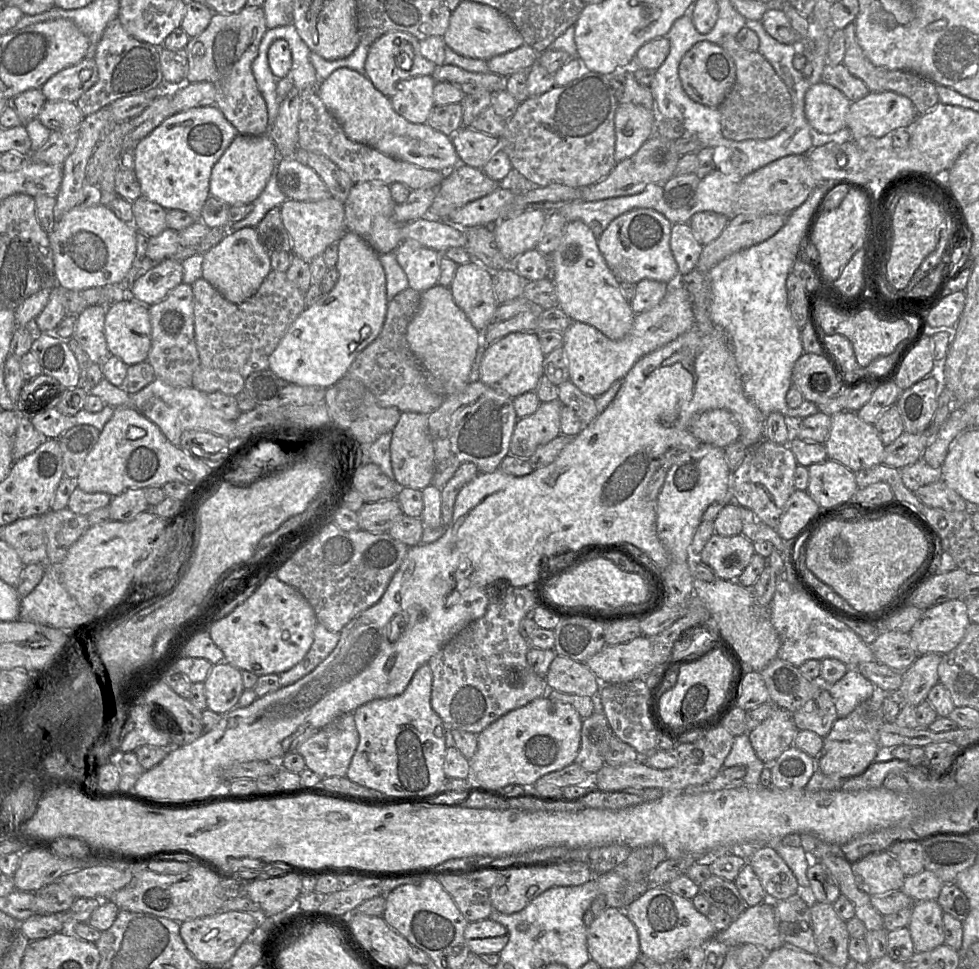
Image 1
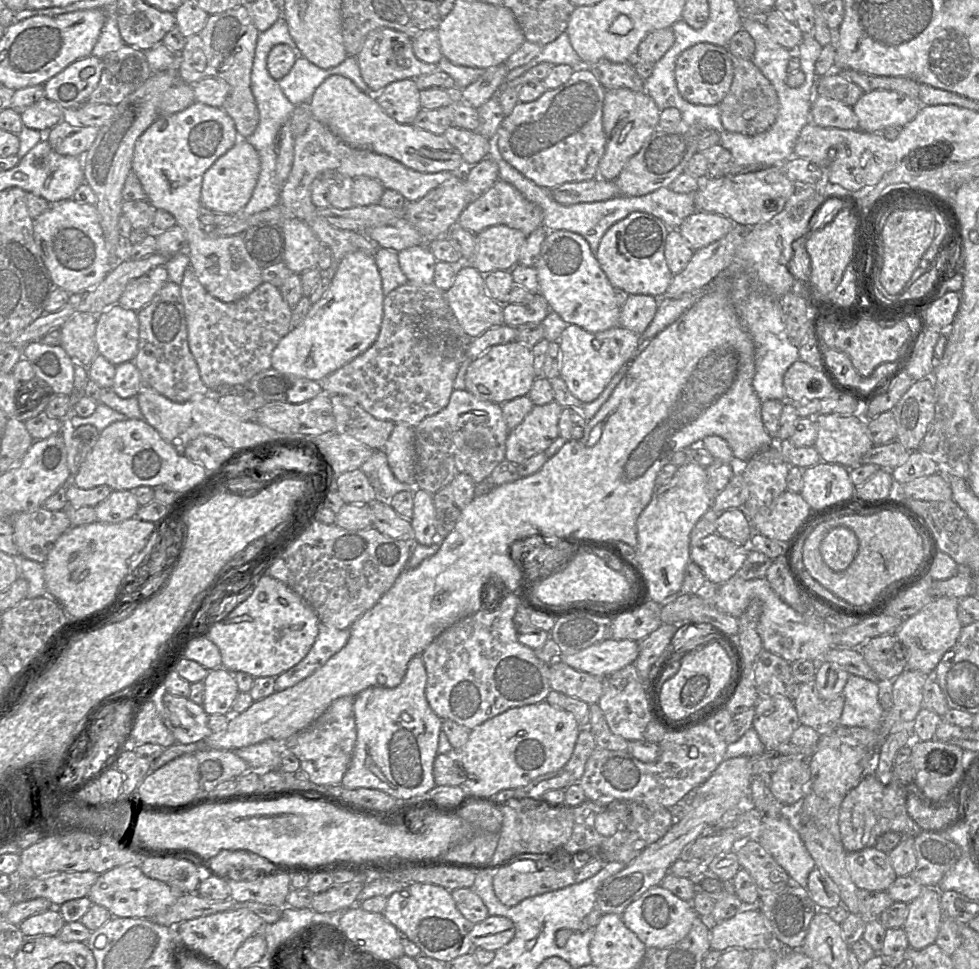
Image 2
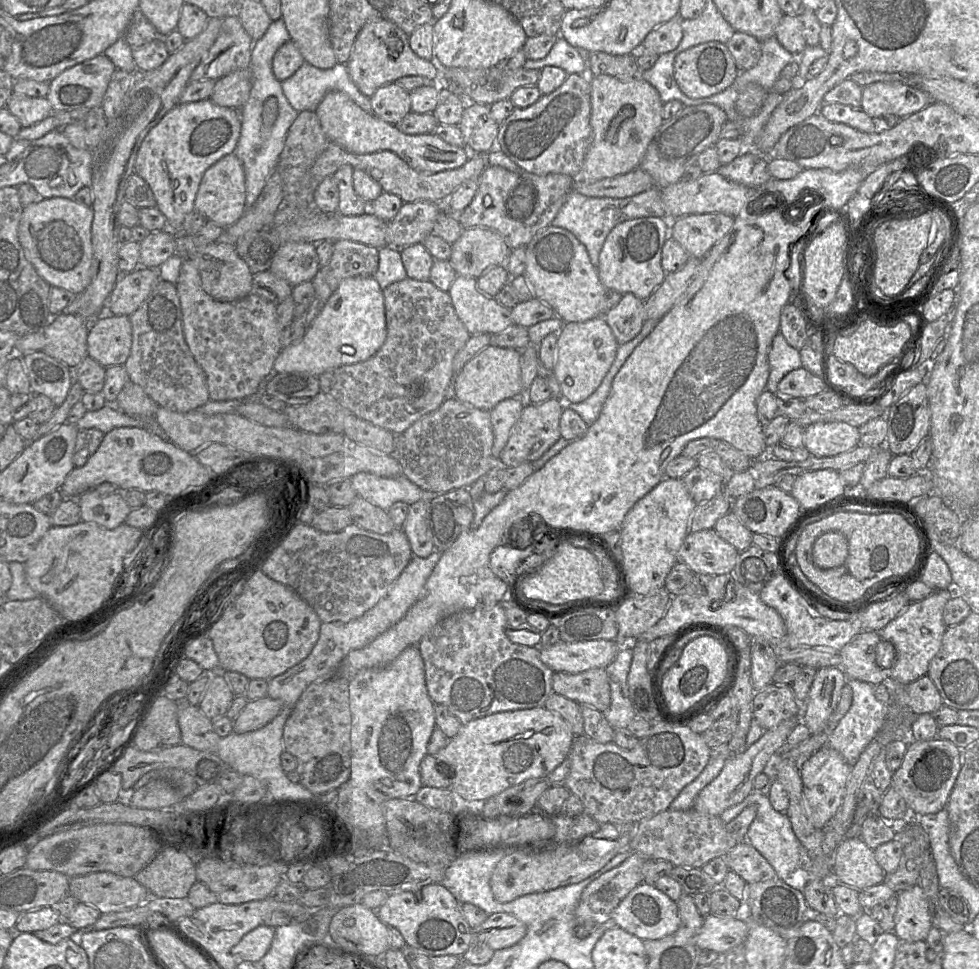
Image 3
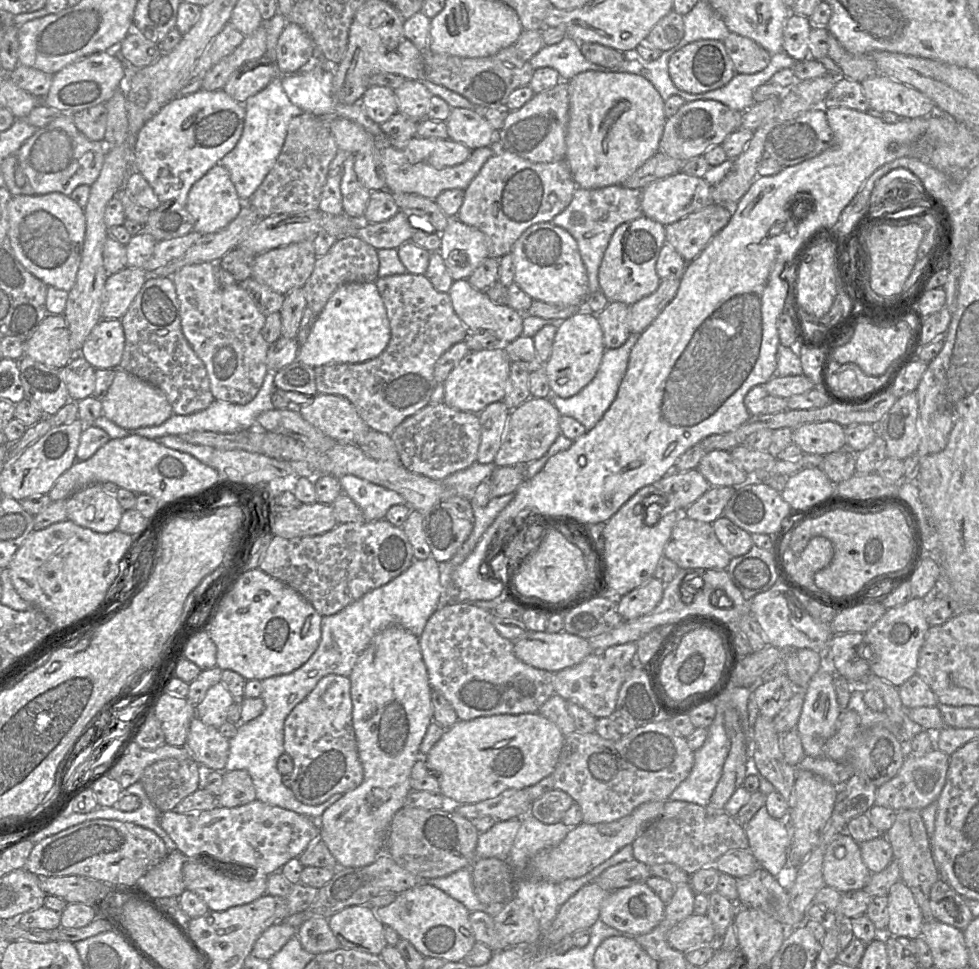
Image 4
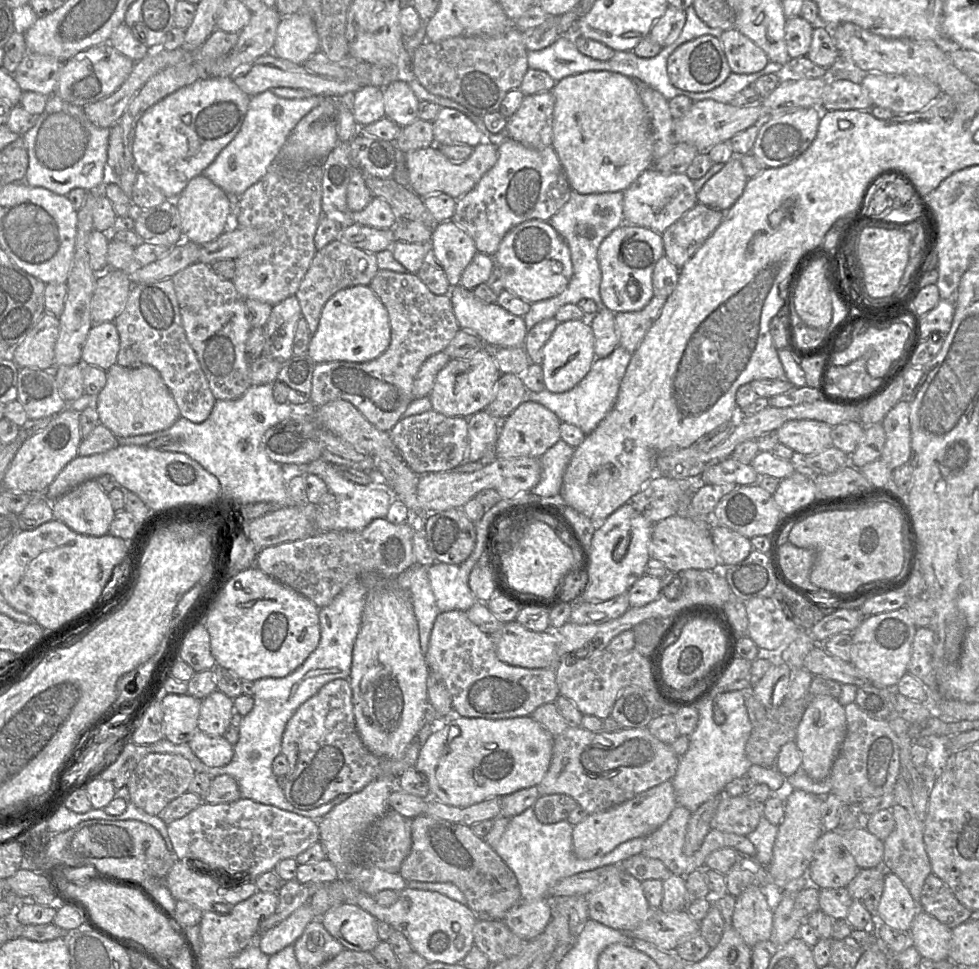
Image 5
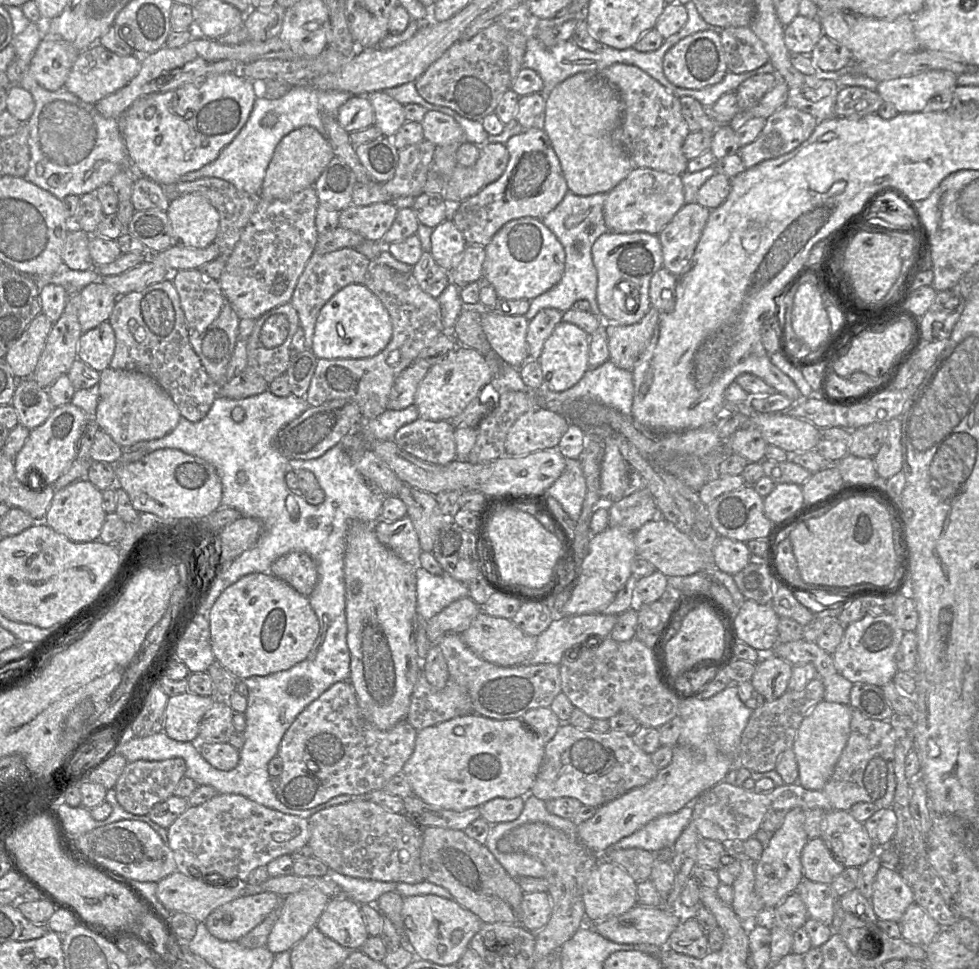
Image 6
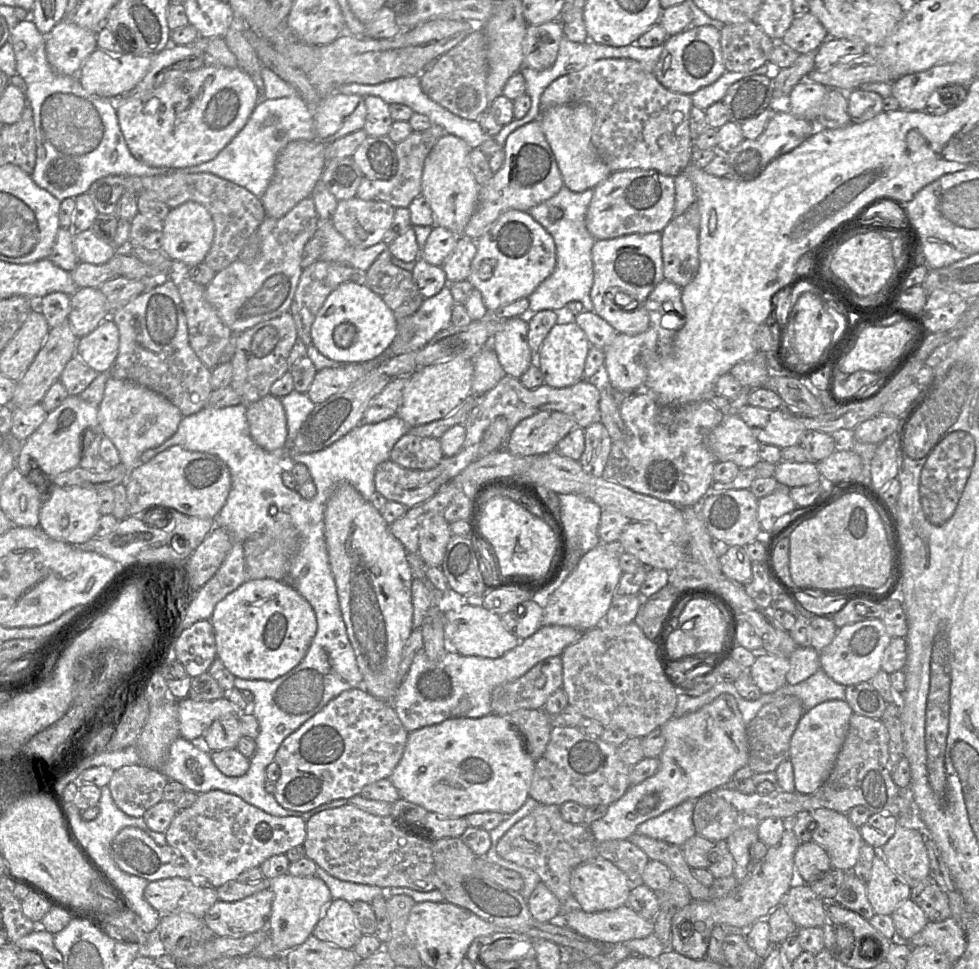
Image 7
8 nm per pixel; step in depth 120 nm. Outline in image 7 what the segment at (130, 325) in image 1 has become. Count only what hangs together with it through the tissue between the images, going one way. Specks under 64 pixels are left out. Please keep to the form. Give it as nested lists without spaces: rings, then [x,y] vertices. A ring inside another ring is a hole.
[[[108,317],[88,335],[78,339],[75,356],[98,374],[108,373],[119,349],[119,332]]]

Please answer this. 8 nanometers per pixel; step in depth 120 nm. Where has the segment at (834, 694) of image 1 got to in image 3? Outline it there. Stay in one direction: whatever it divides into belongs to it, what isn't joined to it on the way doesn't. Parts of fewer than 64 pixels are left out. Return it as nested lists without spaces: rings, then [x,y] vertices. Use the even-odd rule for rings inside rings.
[[[855,679],[847,680],[852,689],[851,706],[837,725],[834,728],[830,728],[831,732],[826,742],[826,747],[837,750],[843,759],[852,767],[858,761],[865,747],[882,728],[888,714],[888,705],[876,699],[872,684]]]

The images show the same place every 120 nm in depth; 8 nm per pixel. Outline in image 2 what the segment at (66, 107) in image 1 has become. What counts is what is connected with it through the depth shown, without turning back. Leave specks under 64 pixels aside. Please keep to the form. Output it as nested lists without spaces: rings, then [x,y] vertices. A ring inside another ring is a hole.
[[[42,98],[20,112],[20,117],[25,127],[47,132],[66,119],[66,111],[55,101]]]

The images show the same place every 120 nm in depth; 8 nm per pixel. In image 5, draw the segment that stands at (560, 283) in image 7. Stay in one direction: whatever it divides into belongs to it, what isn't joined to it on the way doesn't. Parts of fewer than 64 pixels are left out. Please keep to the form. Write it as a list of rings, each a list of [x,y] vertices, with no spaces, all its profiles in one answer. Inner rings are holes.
[[[572,191],[567,203],[549,220],[570,249],[573,275],[563,292],[531,304],[530,310],[523,316],[528,330],[545,319],[555,317],[558,309],[563,305],[577,304],[582,299],[592,299],[599,309],[605,307],[600,294],[602,273],[598,249],[613,230],[625,223],[623,205],[623,192],[580,194]]]

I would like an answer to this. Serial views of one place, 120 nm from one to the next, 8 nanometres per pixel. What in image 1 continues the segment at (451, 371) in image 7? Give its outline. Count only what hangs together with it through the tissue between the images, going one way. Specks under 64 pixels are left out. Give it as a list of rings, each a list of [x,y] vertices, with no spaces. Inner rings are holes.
[[[514,332],[486,345],[480,363],[480,381],[512,398],[535,391],[544,376],[545,355],[538,332]]]

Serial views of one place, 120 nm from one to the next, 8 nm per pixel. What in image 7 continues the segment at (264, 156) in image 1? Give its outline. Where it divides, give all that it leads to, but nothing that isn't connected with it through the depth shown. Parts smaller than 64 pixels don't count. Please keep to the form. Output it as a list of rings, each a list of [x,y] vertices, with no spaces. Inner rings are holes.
[[[187,201],[170,209],[163,220],[163,242],[161,251],[177,263],[176,273],[203,263],[214,239],[214,222],[209,211],[201,204]]]

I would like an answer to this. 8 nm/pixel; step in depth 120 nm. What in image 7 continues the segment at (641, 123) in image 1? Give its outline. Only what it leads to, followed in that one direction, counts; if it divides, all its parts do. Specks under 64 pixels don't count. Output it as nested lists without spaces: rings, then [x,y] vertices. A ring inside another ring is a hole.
[[[588,105],[554,106],[542,111],[539,122],[555,156],[564,186],[570,191],[581,193],[588,189],[594,189],[611,175],[611,170],[601,160],[592,142],[595,118]]]

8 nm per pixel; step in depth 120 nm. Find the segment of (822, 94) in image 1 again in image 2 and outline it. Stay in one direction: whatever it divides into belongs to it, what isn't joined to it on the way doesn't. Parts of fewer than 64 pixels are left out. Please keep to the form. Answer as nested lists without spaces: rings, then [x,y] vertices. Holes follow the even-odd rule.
[[[815,95],[811,104],[811,122],[822,128],[859,128],[853,108],[832,98]]]

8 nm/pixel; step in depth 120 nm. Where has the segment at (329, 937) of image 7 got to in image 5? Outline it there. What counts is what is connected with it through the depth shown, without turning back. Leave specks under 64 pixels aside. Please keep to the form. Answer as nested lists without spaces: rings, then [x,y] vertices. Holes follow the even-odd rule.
[[[342,903],[315,919],[320,919],[324,928],[345,949],[371,952],[380,941],[377,919],[357,905]]]

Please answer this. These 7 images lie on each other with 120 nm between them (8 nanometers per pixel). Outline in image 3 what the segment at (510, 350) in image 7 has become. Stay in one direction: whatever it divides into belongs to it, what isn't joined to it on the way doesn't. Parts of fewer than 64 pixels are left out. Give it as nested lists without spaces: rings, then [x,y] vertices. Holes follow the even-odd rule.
[[[457,275],[448,293],[470,335],[499,333],[514,324],[511,309],[482,293],[477,278]]]

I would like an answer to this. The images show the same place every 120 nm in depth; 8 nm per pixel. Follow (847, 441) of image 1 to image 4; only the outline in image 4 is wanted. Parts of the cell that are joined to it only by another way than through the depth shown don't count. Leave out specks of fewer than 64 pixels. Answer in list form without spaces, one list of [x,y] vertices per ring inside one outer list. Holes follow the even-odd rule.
[[[833,421],[802,424],[793,429],[792,440],[804,454],[826,455],[846,448],[844,427]]]

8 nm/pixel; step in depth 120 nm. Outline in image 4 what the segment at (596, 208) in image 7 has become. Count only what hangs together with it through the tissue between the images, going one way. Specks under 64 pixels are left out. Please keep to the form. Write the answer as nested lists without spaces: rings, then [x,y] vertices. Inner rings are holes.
[[[678,172],[664,179],[654,181],[641,190],[643,216],[666,226],[685,216],[713,204],[711,185],[703,178]]]

